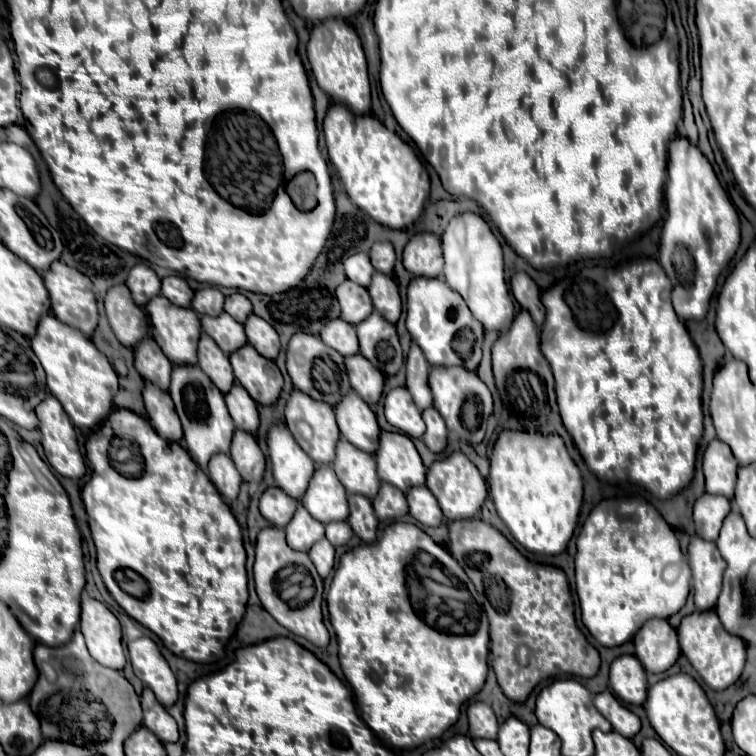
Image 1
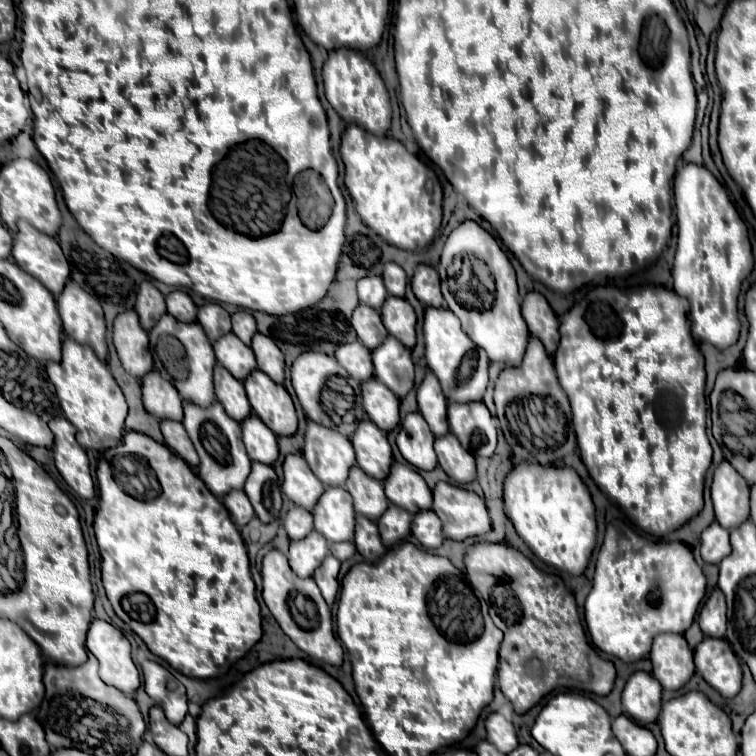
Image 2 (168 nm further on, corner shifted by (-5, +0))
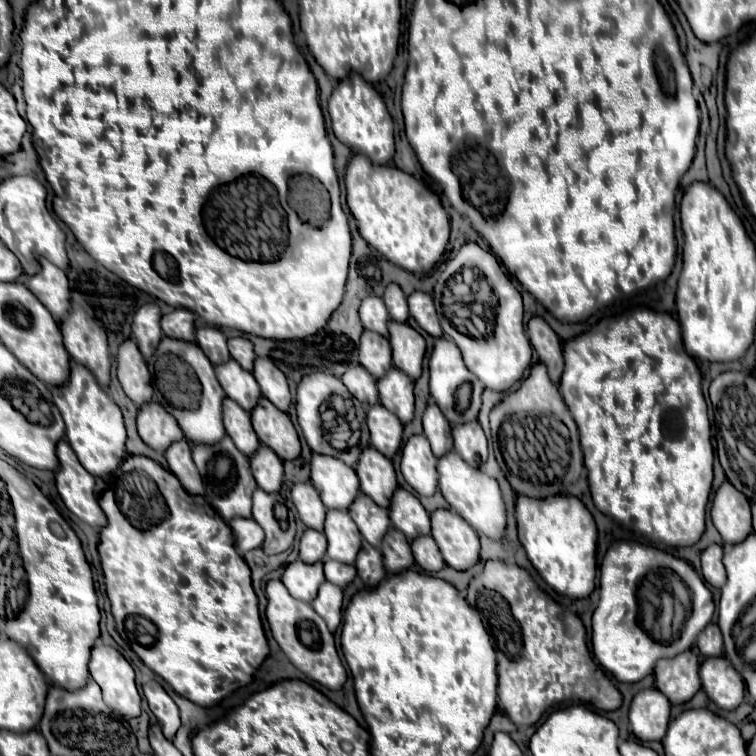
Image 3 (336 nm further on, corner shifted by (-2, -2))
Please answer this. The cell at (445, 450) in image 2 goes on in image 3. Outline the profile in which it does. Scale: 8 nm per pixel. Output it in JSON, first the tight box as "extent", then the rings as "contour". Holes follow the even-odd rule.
{"extent":[438,452,506,542],"contour":[[[450,452],[438,460],[438,474],[440,474],[440,492],[448,502],[450,510],[462,516],[480,538],[486,536],[490,540],[500,542],[506,536],[506,506],[498,482],[482,474],[478,468],[470,468],[456,452]]]}

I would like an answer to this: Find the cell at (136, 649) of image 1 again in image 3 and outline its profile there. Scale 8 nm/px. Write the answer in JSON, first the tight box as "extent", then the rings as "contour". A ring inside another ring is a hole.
{"extent":[144,682,180,740],"contour":[[[148,682],[144,686],[144,696],[146,696],[150,712],[158,718],[164,736],[172,740],[180,728],[180,714],[178,714],[176,704],[158,682]]]}

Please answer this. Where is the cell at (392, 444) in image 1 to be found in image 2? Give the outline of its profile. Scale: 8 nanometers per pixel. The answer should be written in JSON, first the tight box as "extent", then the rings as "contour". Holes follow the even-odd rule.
{"extent":[383,460,431,514],"contour":[[[395,460],[383,484],[385,484],[387,498],[393,504],[409,510],[411,514],[431,508],[431,490],[423,474],[409,462]]]}

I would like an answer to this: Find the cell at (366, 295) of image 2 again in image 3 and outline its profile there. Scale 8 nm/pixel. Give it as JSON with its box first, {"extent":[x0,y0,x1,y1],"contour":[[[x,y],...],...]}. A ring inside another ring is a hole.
{"extent":[360,296,390,338],"contour":[[[368,296],[362,300],[360,322],[366,330],[388,338],[388,320],[390,320],[390,316],[388,316],[388,310],[386,310],[382,298]]]}

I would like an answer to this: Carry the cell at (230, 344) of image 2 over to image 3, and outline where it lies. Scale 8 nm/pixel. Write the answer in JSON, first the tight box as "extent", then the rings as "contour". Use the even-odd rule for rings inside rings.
{"extent":[216,360,260,412],"contour":[[[230,360],[230,364],[222,364],[222,368],[216,368],[216,378],[226,396],[240,408],[244,408],[246,412],[252,412],[256,408],[260,400],[258,382],[240,364],[234,364],[234,360]]]}

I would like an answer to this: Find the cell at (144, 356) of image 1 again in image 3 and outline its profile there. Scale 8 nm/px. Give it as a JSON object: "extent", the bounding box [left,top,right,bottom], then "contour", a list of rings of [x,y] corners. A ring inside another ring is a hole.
{"extent":[138,402,182,452],"contour":[[[158,402],[146,404],[138,414],[138,434],[140,438],[156,452],[166,452],[172,442],[182,440],[182,432],[178,432],[178,424],[166,416],[166,410]]]}

